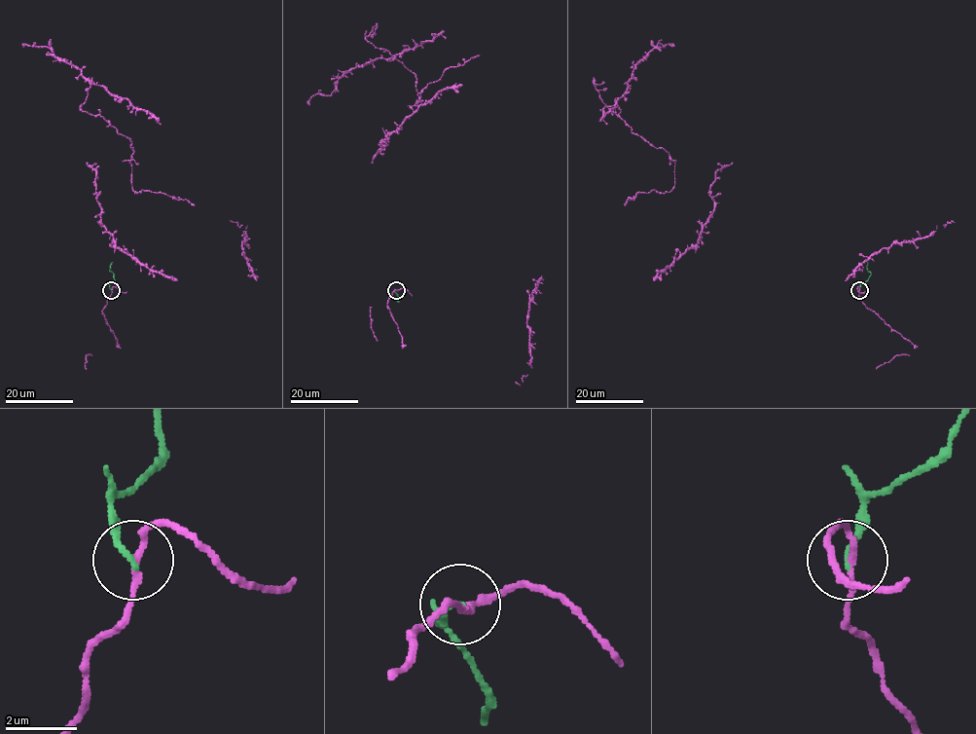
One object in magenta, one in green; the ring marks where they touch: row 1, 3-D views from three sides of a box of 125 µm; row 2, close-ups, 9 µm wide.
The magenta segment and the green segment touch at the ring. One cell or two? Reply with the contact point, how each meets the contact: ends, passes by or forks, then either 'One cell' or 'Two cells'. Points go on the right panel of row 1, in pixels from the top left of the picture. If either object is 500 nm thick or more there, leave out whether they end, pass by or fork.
Place: (859, 290). At the ring magenta passes by. At the ring green ends. Two cells

